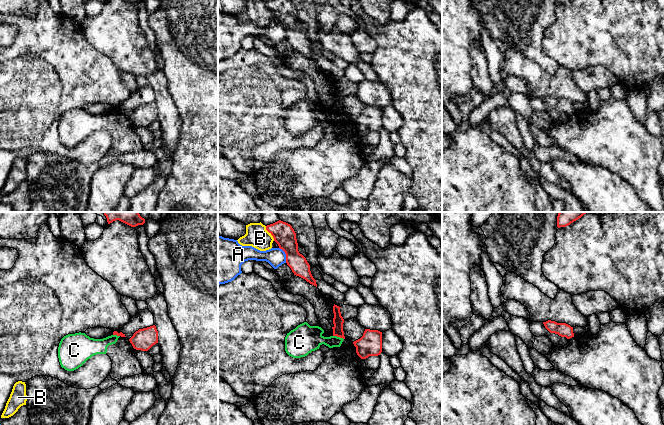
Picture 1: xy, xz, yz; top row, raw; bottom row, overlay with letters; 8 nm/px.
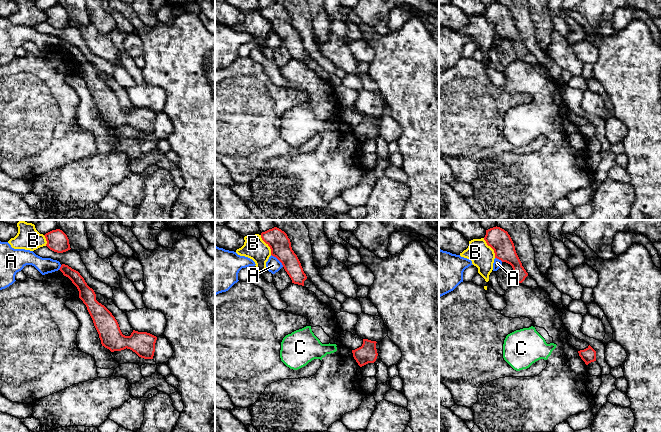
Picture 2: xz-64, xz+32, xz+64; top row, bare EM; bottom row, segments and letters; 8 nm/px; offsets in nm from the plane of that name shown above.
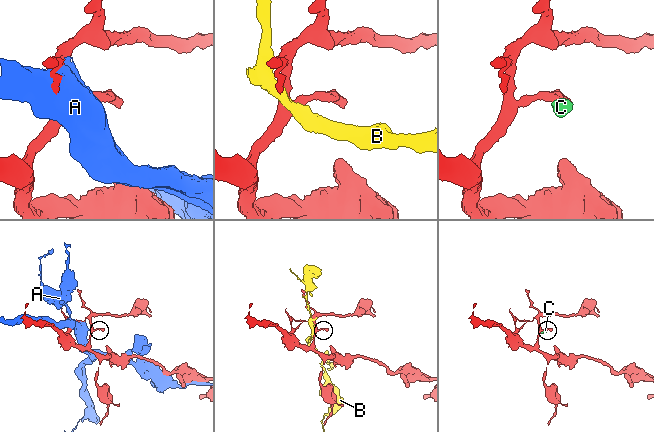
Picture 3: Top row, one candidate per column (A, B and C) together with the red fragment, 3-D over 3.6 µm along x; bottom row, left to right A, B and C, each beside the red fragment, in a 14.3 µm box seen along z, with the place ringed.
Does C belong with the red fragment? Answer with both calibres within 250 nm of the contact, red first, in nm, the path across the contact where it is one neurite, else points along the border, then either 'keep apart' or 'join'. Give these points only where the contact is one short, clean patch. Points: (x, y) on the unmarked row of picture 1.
90 nm thick on the red side, 220 nm on the other; border along xz (333, 111), (343, 115); keep apart

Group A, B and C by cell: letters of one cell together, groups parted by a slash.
A / B / C

